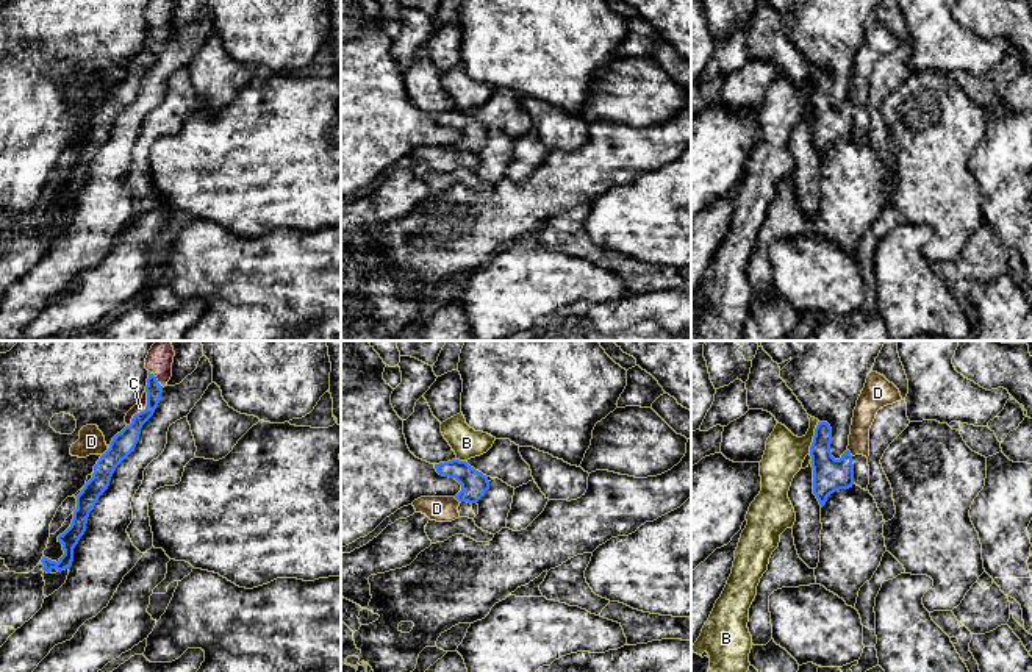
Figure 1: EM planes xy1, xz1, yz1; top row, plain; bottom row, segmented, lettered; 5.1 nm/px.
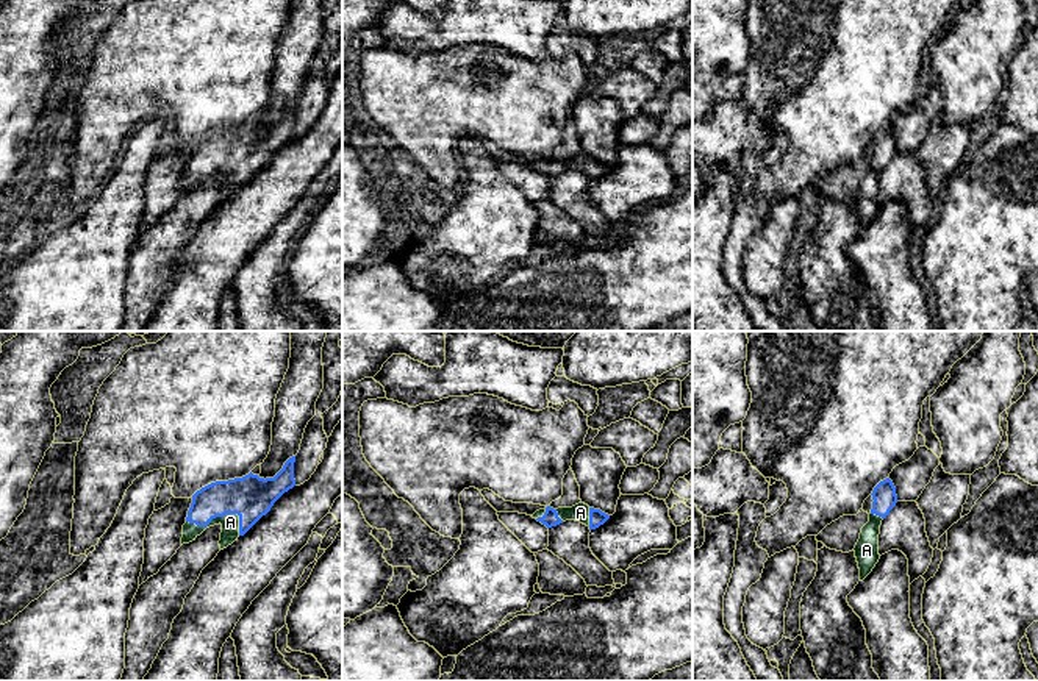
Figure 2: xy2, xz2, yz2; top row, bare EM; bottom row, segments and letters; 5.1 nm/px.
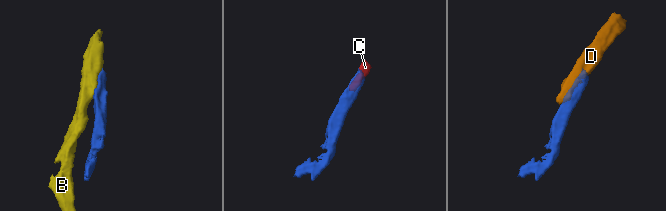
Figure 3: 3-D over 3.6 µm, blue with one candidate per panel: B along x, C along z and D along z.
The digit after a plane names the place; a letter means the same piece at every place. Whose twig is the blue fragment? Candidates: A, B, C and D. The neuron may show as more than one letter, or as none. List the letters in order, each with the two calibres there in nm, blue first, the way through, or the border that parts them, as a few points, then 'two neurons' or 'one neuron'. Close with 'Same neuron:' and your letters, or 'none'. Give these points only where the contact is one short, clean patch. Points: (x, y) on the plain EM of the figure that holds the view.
A: 220 nm thick on the blue side, 100 nm on the other; runs through xy2 (250, 147), (233, 155), (222, 166), (230, 172); one neuron
B: 170 nm thick on the blue side, 200 nm on the other; two neurons
C: 120 nm thick on the blue side, 50 nm on the other; runs through xy1 (122, 94), (144, 60), (139, 57); one neuron
D: 120 nm thick on the blue side, 130 nm on the other; border along xy1 (108, 99), (102, 105); two neurons
Same neuron: A, C

